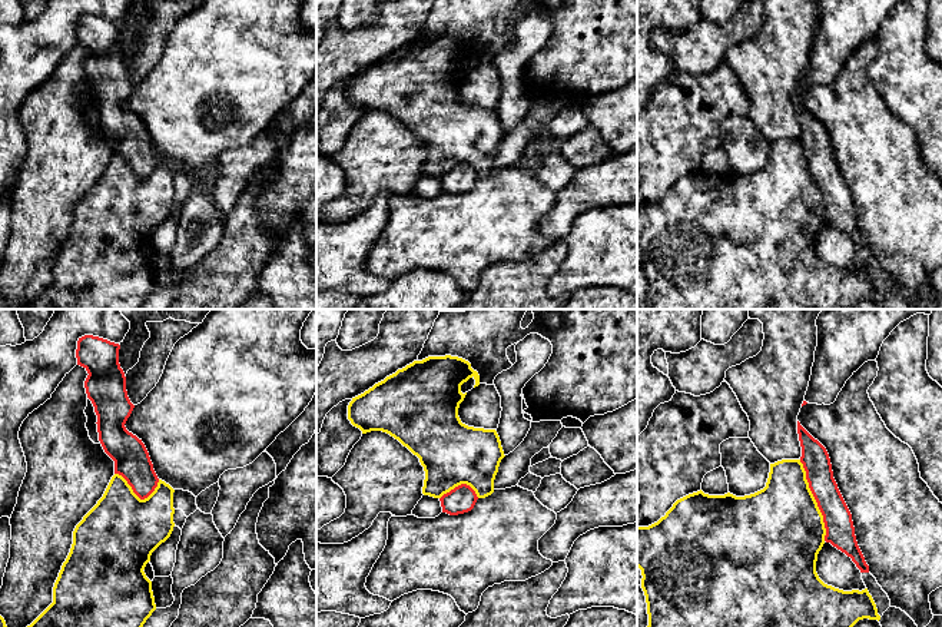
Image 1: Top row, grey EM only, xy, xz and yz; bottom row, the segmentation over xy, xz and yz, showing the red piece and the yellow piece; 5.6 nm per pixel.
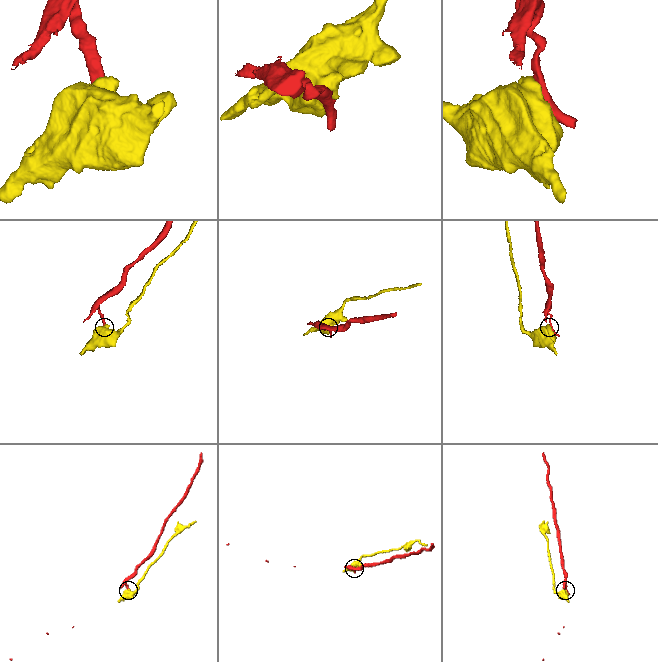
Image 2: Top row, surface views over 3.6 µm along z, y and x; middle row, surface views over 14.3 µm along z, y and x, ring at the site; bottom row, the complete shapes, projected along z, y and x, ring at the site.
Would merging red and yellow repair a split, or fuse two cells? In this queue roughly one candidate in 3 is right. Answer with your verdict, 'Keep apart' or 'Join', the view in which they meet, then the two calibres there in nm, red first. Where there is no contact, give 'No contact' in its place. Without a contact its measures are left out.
Keep apart. Touches red in yz. Thickness 160 nm (red) against 480 nm

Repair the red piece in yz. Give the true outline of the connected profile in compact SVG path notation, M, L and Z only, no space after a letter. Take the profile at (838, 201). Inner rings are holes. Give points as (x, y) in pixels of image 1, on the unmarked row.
M799 100L797 113L802 126L800 142L806 150L809 167L823 195L825 220L850 236L860 252L869 252L869 245L856 220L852 193L833 157L826 127Z

